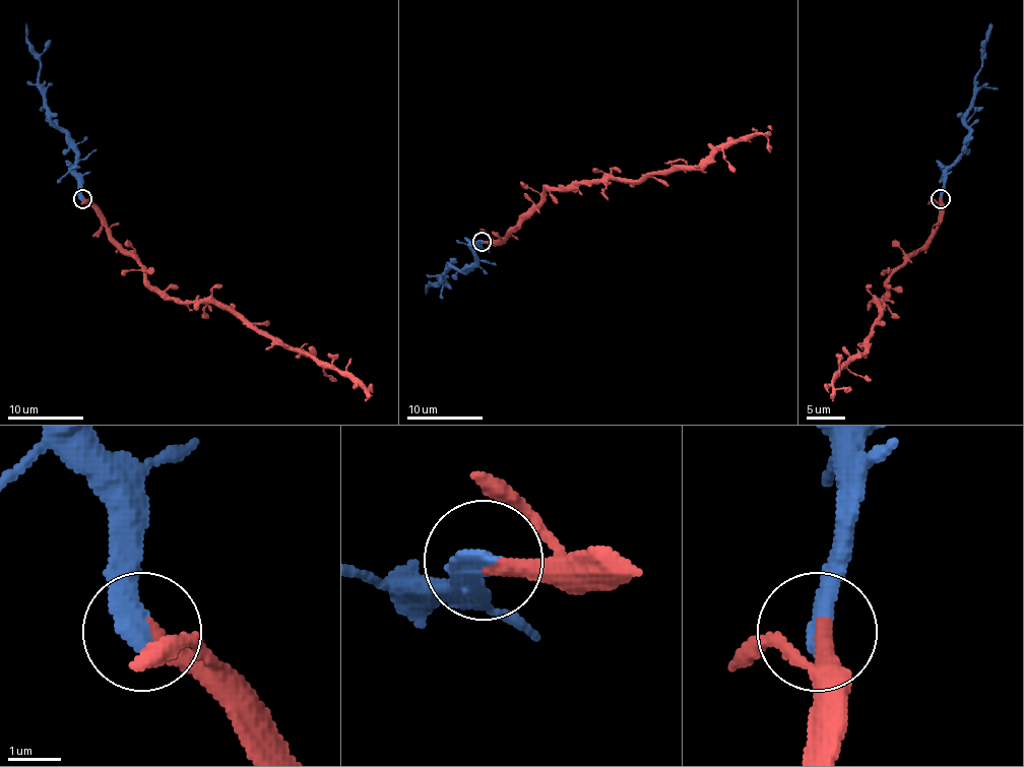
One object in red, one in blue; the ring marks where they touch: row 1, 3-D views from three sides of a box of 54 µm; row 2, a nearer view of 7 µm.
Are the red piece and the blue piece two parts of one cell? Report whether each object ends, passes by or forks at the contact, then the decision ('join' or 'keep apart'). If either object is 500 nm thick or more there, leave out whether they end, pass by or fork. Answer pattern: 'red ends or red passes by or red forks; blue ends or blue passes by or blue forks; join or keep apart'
red ends; blue ends; join

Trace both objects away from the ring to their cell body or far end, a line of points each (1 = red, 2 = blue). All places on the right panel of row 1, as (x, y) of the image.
1: (941, 198), (939, 227), (891, 276), (866, 348), (839, 372), (830, 394), (824, 383)
2: (941, 198), (944, 173), (959, 154), (969, 133), (965, 112), (971, 105), (989, 22)

